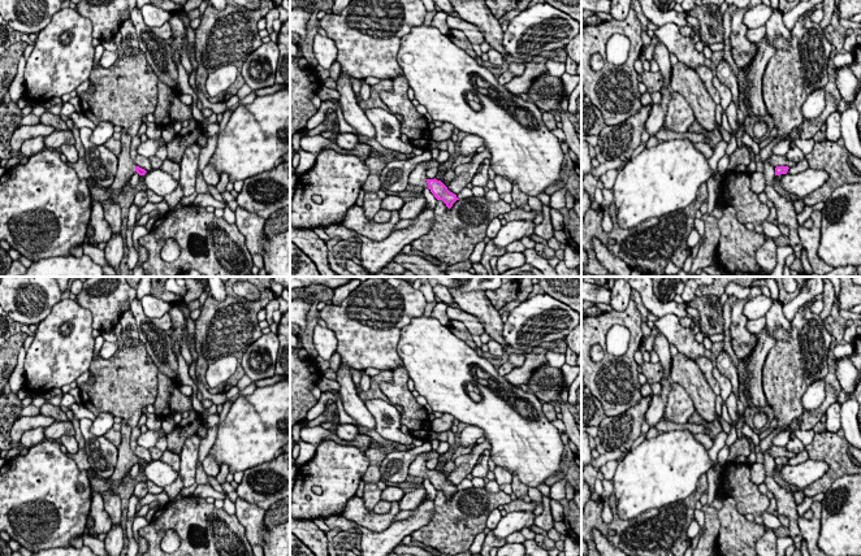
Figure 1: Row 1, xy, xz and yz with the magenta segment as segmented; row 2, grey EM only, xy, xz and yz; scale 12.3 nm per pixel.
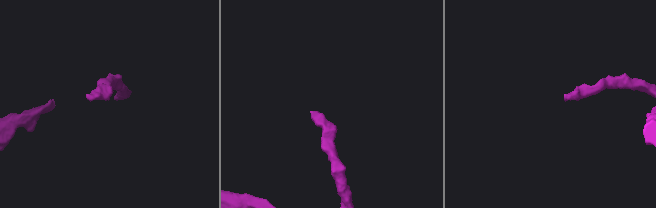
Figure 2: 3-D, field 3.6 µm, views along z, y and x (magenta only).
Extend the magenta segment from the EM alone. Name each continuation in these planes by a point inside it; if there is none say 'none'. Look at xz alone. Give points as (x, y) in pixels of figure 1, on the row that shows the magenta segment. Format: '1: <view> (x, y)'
1: xz (418, 177)

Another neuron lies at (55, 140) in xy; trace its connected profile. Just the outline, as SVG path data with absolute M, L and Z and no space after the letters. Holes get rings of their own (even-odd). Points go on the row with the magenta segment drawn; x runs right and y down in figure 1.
M56 130L44 136L44 145L47 149L60 149L64 144L74 145L74 136L70 130Z

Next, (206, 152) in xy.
M217 134L207 138L207 145L200 149L198 170L203 173L203 169L208 165L209 158L215 153L217 147Z

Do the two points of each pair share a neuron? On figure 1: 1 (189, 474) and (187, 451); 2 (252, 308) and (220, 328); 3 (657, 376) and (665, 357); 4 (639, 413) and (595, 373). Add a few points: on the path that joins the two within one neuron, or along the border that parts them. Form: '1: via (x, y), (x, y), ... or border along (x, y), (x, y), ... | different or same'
1: via (189, 469), (189, 456) | same
2: via (245, 313), (228, 328) | same
3: border along (660, 361), (663, 369), (662, 378) | different
4: border along (641, 396), (626, 411), (605, 416) | different

